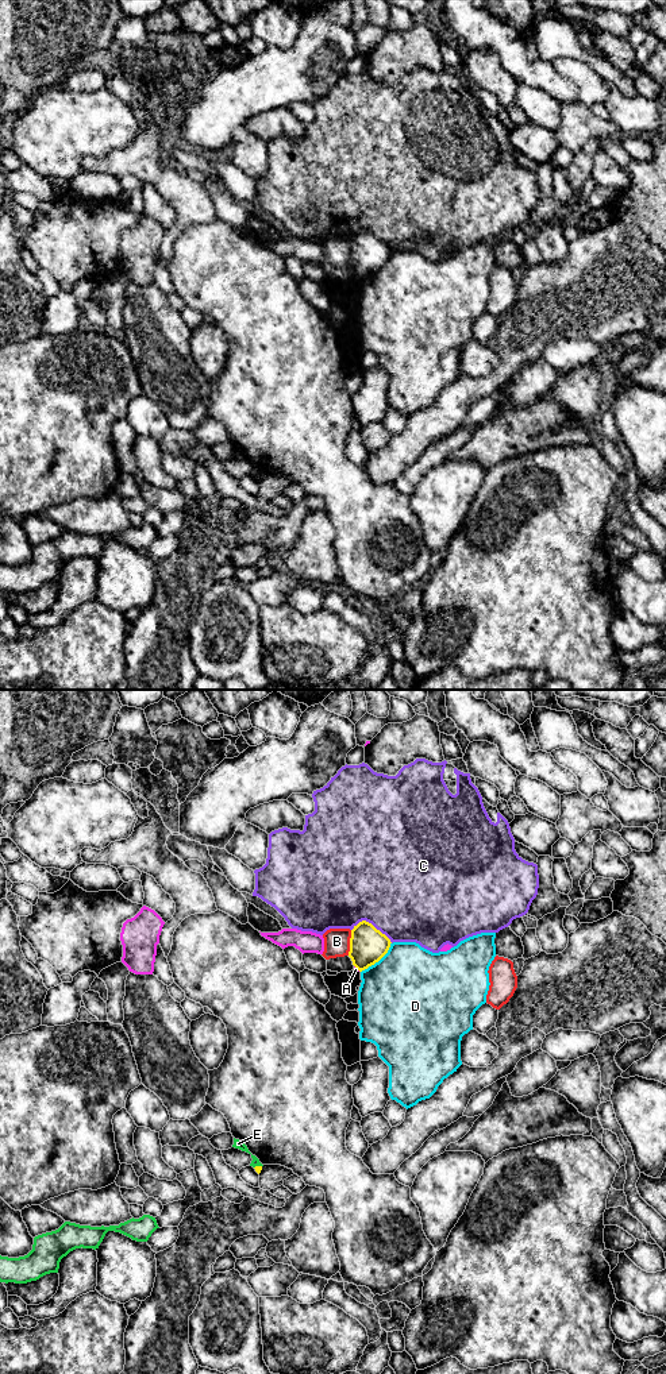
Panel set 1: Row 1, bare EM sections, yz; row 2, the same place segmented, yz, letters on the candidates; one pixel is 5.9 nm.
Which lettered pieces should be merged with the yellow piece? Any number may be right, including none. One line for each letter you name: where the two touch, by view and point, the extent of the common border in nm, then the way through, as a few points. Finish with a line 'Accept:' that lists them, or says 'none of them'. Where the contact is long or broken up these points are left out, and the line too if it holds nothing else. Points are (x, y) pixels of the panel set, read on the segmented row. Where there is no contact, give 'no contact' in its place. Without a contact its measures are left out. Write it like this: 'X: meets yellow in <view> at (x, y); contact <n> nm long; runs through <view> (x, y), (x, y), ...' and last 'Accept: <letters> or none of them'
Accept: none of them

